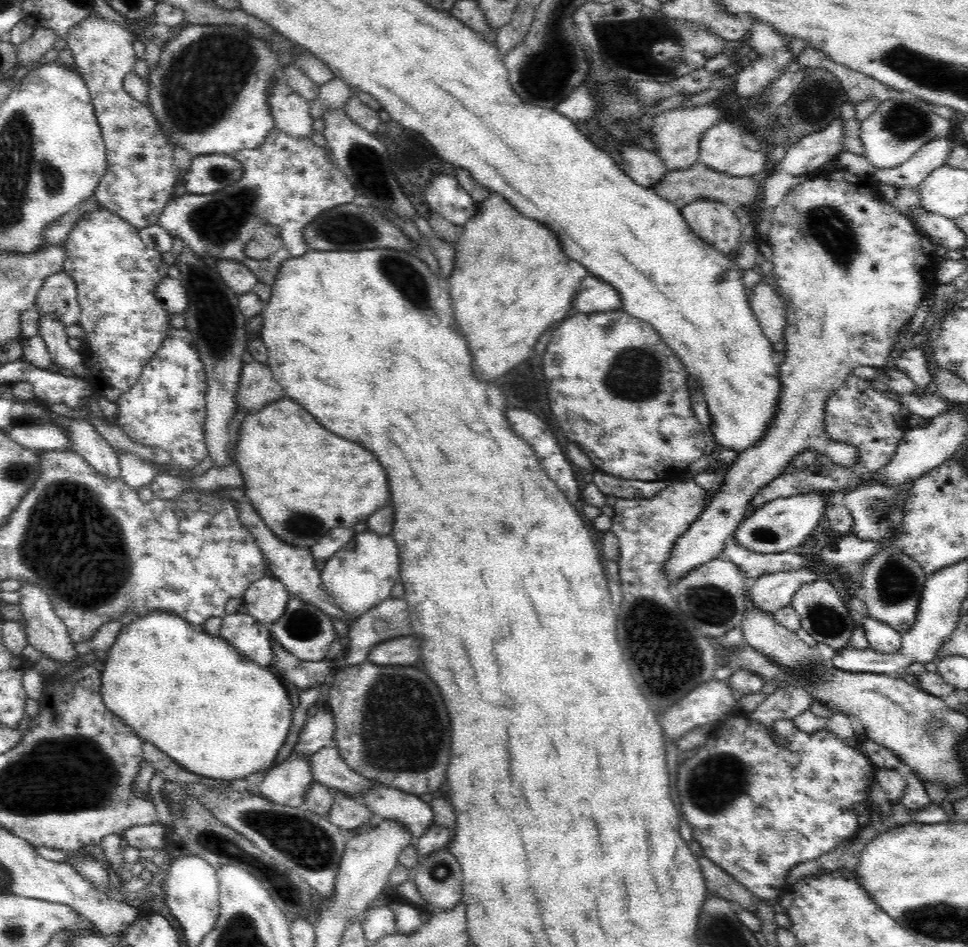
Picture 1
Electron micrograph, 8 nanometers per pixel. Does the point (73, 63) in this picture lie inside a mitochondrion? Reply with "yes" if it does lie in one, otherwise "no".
no

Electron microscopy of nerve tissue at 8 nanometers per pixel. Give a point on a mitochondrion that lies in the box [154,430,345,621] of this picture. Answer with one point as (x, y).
(301, 525)

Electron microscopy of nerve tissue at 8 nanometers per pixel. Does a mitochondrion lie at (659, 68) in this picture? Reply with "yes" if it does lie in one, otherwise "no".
yes

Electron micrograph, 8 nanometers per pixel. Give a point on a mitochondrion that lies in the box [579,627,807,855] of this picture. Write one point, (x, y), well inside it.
(705, 801)

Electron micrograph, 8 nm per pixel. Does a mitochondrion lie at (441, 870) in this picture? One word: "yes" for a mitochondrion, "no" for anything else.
yes

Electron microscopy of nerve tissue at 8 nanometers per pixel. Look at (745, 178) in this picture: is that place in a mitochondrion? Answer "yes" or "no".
no

